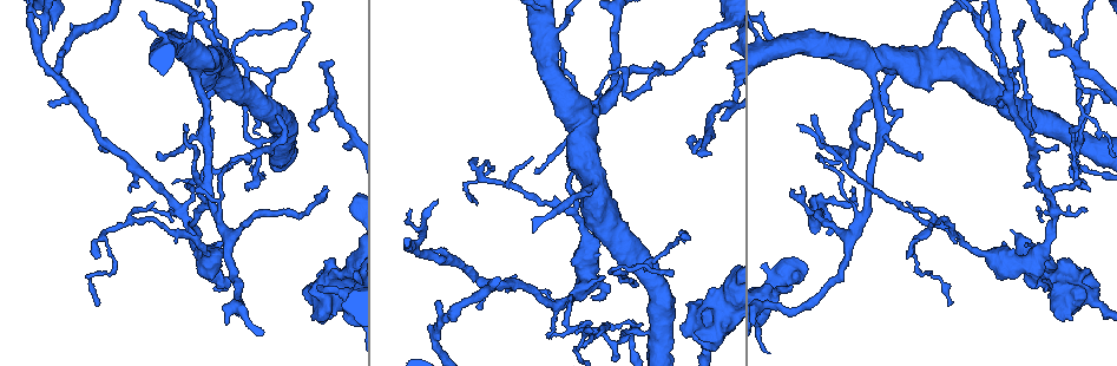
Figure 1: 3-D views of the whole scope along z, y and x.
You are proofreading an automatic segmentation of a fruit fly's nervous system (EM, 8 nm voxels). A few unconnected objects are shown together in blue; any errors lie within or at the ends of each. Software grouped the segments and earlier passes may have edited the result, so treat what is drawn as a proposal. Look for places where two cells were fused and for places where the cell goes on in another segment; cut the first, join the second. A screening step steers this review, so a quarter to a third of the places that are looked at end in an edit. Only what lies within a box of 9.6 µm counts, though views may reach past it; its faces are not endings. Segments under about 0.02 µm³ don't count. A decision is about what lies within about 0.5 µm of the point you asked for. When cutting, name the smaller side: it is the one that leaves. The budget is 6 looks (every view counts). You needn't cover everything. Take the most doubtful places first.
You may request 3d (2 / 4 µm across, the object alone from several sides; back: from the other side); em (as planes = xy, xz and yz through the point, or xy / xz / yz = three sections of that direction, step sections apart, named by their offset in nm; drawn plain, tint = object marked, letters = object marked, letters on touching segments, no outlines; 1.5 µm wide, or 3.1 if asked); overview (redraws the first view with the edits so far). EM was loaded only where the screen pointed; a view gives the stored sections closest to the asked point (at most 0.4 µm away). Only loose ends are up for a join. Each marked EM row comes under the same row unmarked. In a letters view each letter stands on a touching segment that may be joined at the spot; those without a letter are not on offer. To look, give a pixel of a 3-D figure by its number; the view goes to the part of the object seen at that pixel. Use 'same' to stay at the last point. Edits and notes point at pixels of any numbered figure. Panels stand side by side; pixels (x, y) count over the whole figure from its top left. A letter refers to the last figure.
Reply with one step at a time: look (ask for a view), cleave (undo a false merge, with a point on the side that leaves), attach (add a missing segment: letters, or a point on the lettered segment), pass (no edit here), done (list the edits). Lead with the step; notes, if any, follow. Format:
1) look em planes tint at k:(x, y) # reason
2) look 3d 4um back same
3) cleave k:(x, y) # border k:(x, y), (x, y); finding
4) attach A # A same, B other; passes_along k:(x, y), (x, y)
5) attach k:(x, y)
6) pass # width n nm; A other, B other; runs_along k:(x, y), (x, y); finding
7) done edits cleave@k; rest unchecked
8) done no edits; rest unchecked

look em yz step 4 tint at 1:(694, 42) # thin end

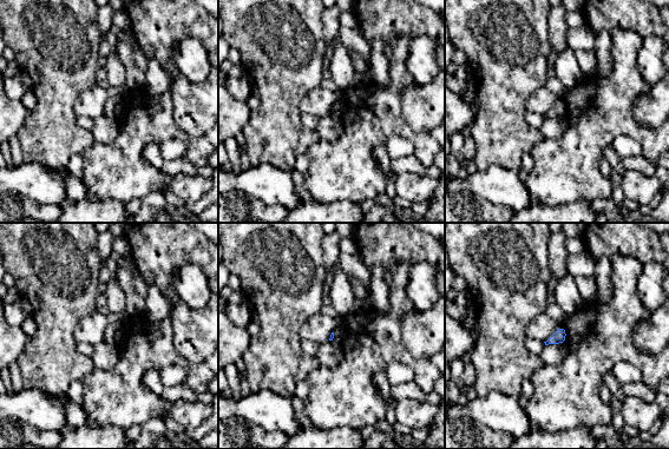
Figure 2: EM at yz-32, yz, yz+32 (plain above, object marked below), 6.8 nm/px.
look em planes letters same # cut it another way

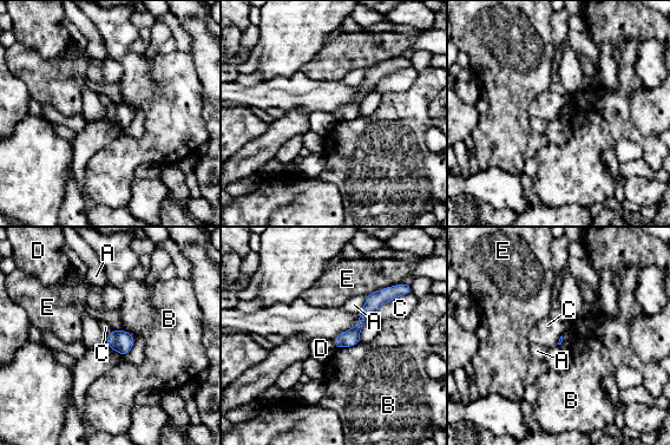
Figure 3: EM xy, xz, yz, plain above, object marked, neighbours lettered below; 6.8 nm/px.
pass # A other, B other, C other, D other, E other; runs_along 3:(387, 294), (339, 345); no lettered segment goes on from it

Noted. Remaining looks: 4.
look em planes letters at 1:(1072, 320) # stops while still wide

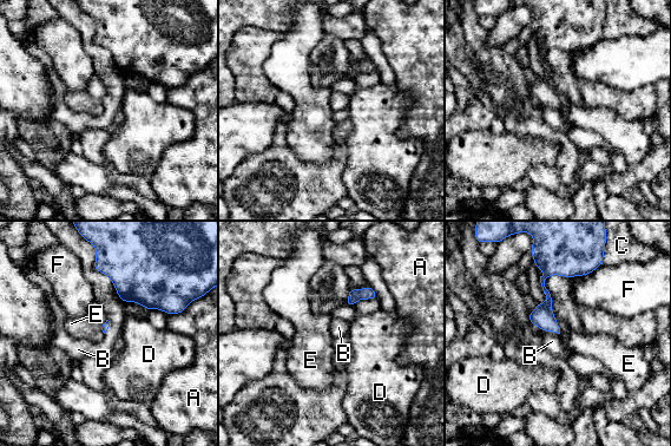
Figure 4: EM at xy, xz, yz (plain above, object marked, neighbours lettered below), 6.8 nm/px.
attach B # longest_contact F 240 nm; A other, B same, C other, D other, E other, F other; passes_along 4:(543, 316), (552, 330), (552, 341); it goes on there

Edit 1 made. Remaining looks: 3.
done edits attach@4; rest unchecked

